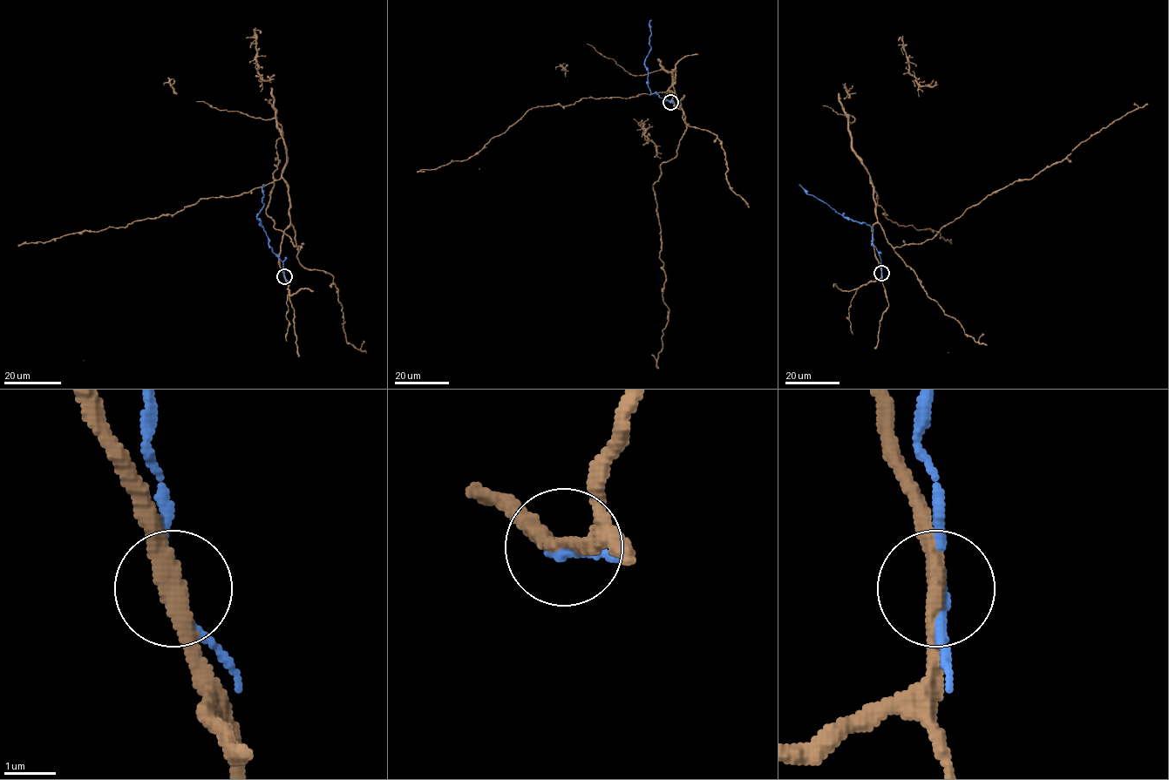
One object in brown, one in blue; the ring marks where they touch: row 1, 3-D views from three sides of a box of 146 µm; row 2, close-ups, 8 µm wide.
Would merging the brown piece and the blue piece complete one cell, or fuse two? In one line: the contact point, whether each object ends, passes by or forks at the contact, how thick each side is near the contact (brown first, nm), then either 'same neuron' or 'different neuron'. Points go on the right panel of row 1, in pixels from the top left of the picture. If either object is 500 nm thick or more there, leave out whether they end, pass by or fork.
(881, 273) | brown passes by | blue passes by | 360/140 nm | different neuron

